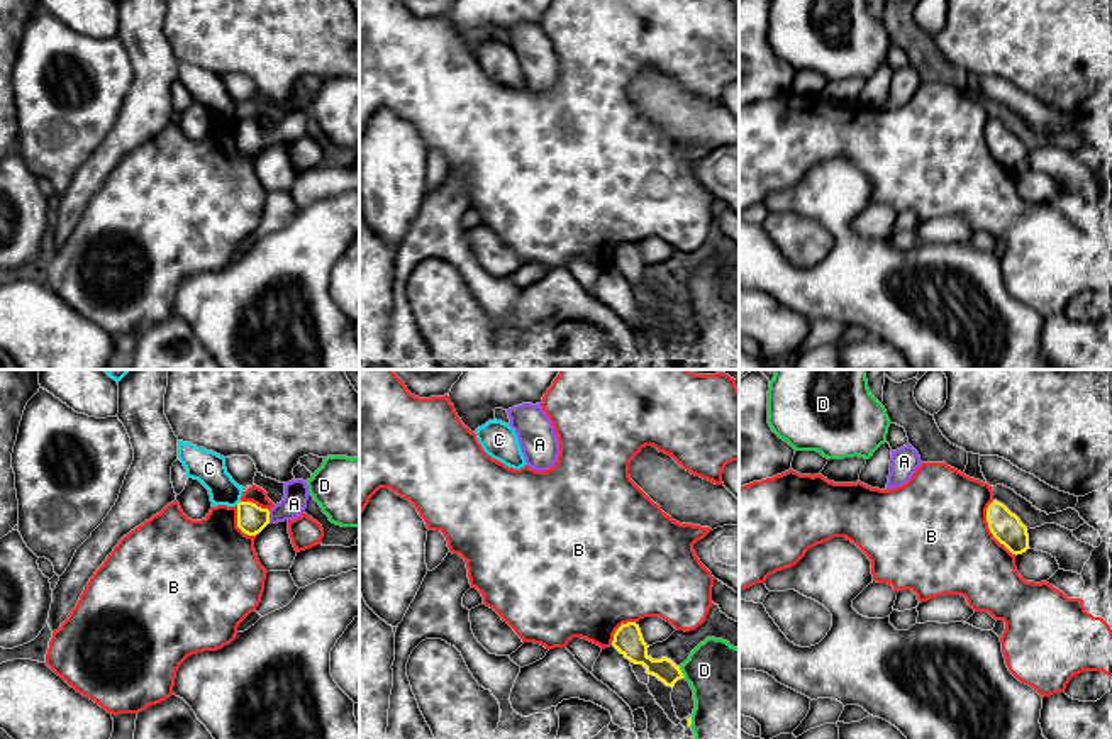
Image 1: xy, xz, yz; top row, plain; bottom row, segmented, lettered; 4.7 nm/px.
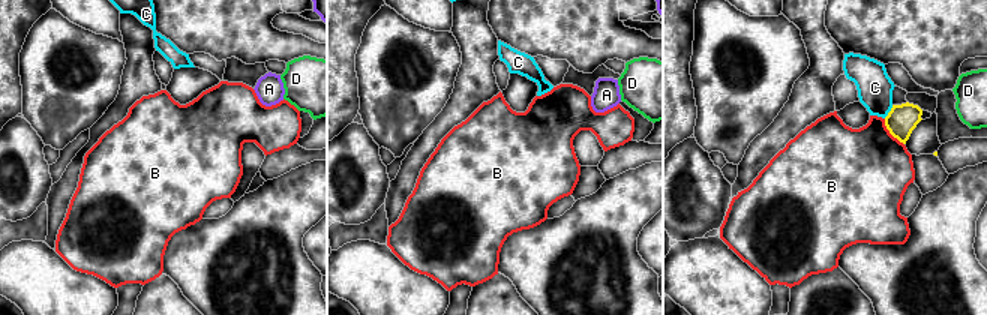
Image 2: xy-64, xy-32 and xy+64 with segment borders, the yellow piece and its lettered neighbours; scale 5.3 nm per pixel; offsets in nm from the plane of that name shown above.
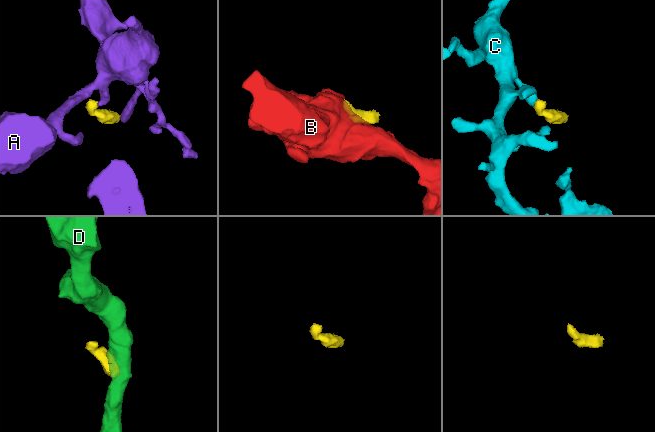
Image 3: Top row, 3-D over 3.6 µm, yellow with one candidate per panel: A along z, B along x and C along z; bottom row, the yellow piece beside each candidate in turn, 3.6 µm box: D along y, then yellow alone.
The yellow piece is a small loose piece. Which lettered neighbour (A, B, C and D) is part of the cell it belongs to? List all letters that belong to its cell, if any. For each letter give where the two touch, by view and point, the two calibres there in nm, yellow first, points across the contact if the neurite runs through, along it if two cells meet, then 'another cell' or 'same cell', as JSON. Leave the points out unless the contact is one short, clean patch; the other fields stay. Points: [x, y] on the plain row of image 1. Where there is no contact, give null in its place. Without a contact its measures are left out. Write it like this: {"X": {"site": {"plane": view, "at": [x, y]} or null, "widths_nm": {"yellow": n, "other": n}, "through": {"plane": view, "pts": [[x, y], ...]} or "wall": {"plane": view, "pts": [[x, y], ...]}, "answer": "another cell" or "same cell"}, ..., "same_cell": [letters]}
{"A": {"site": {"plane": "xy", "at": [268, 138]}, "widths_nm": {"yellow": 140, "other": 120}, "through": {"plane": "xy", "pts": [[251, 139], [268, 138], [294, 124]]}, "answer": "same cell"}, "B": {"site": {"plane": "yz", "at": [989, 148]}, "widths_nm": {"yellow": 150, "other": 500}, "wall": {"plane": "yz", "pts": [[992, 121], [987, 129], [987, 148], [1016, 175]]}, "answer": "another cell"}, "C": {"site": null, "answer": "another cell"}, "D": {"site": {"plane": "xz", "at": [680, 292]}, "widths_nm": {"yellow": 120, "other": 360}, "wall": {"plane": "xz", "pts": [[678, 287], [685, 297]]}, "answer": "another cell"}, "same_cell": ["A"]}

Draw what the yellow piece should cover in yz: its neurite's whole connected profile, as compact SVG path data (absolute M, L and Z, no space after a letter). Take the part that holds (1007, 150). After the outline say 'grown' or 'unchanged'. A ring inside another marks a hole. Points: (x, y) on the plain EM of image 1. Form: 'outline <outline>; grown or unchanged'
outline M993 120L987 129L987 142L993 158L1012 175L1022 175L1029 169L1027 147L1004 124Z; unchanged

